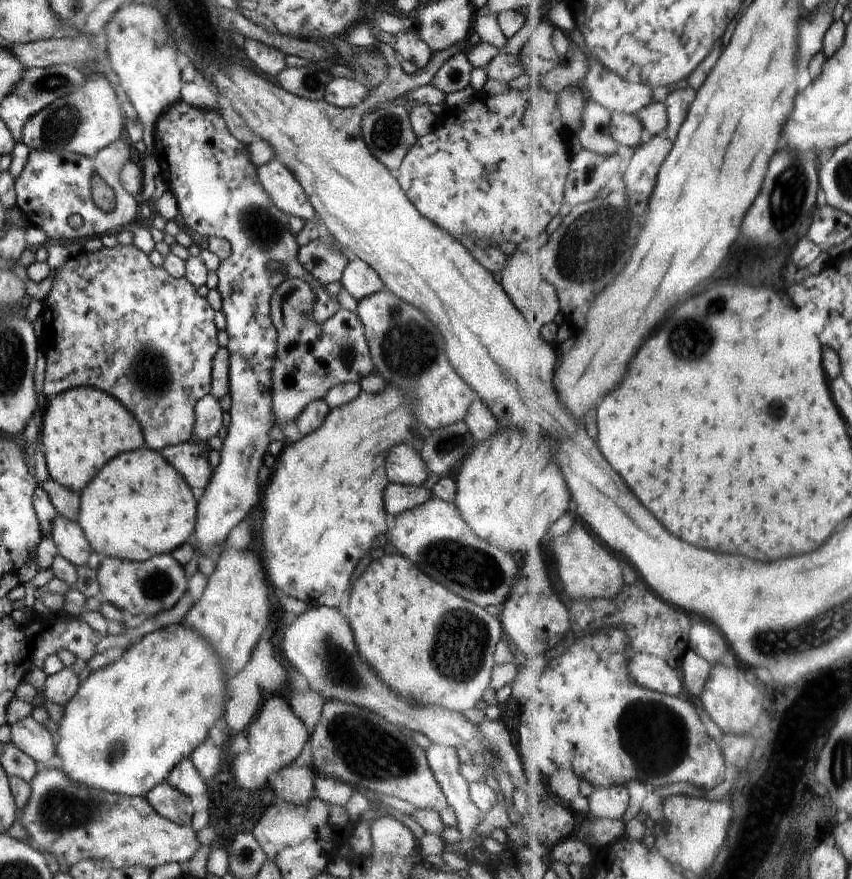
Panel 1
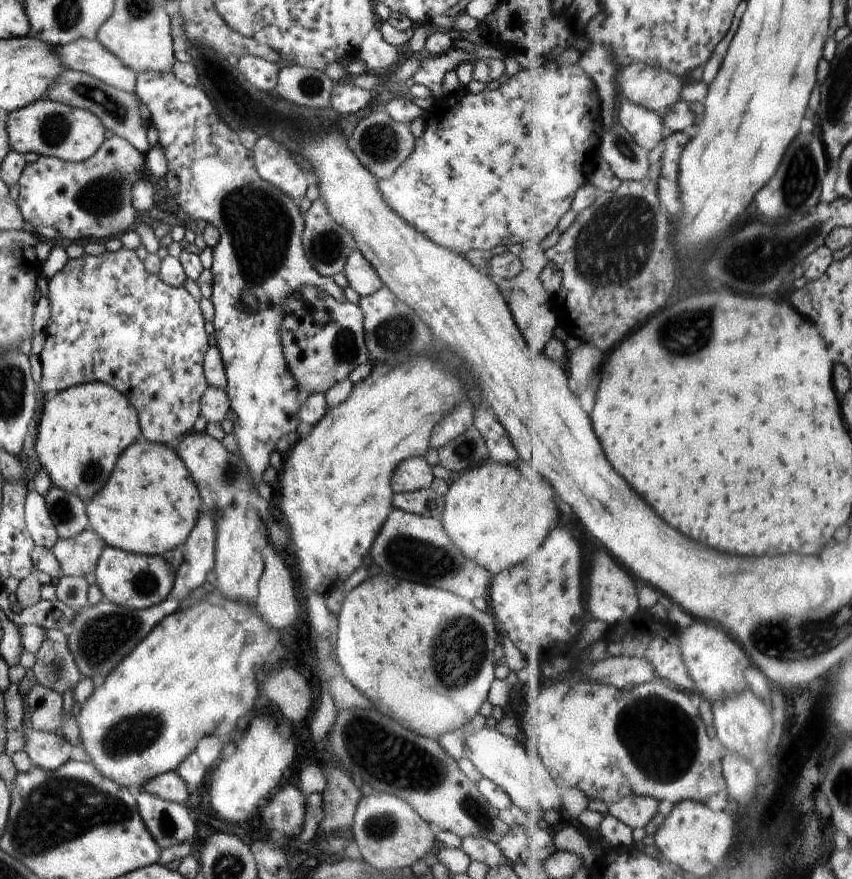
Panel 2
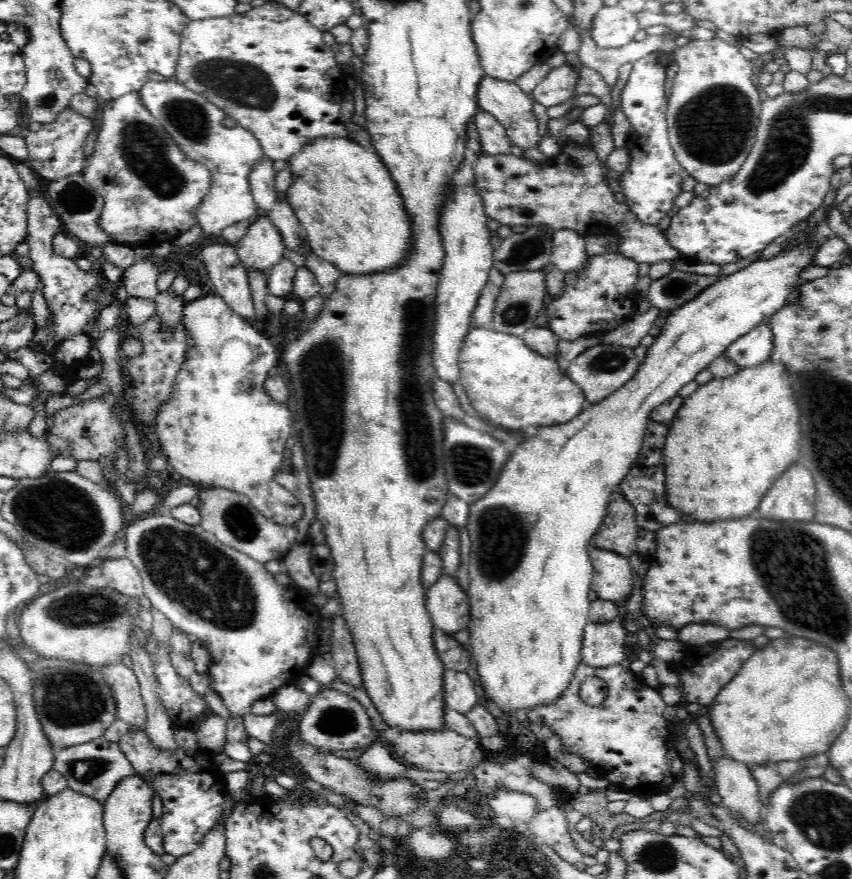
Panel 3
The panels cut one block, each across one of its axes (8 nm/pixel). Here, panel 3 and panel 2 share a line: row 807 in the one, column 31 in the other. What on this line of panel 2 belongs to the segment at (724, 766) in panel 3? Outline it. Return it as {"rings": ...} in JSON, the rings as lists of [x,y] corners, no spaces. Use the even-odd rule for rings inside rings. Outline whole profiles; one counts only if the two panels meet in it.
{"rings":[[[29,724],[22,726],[22,732],[26,740],[24,751],[34,766],[53,771],[71,761],[72,746],[65,737],[53,732],[34,730]]]}

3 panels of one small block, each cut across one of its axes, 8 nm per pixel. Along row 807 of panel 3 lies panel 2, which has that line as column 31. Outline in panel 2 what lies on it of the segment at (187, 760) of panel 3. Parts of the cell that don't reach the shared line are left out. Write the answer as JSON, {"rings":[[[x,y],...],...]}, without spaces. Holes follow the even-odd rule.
{"rings":[[[108,135],[106,140],[102,142],[102,146],[94,152],[94,156],[90,156],[88,160],[84,160],[80,163],[69,163],[54,157],[39,156],[39,159],[33,163],[26,163],[20,174],[20,180],[18,180],[18,200],[17,206],[18,210],[22,212],[22,218],[26,220],[29,228],[38,228],[38,226],[50,226],[50,228],[56,228],[60,238],[64,240],[80,240],[82,238],[110,238],[110,236],[116,236],[116,234],[122,234],[130,230],[130,226],[135,221],[139,221],[139,214],[135,210],[131,200],[132,188],[134,184],[142,178],[142,176],[149,176],[146,167],[146,154],[138,152],[137,148],[134,148],[127,140],[120,138],[116,135]]]}

